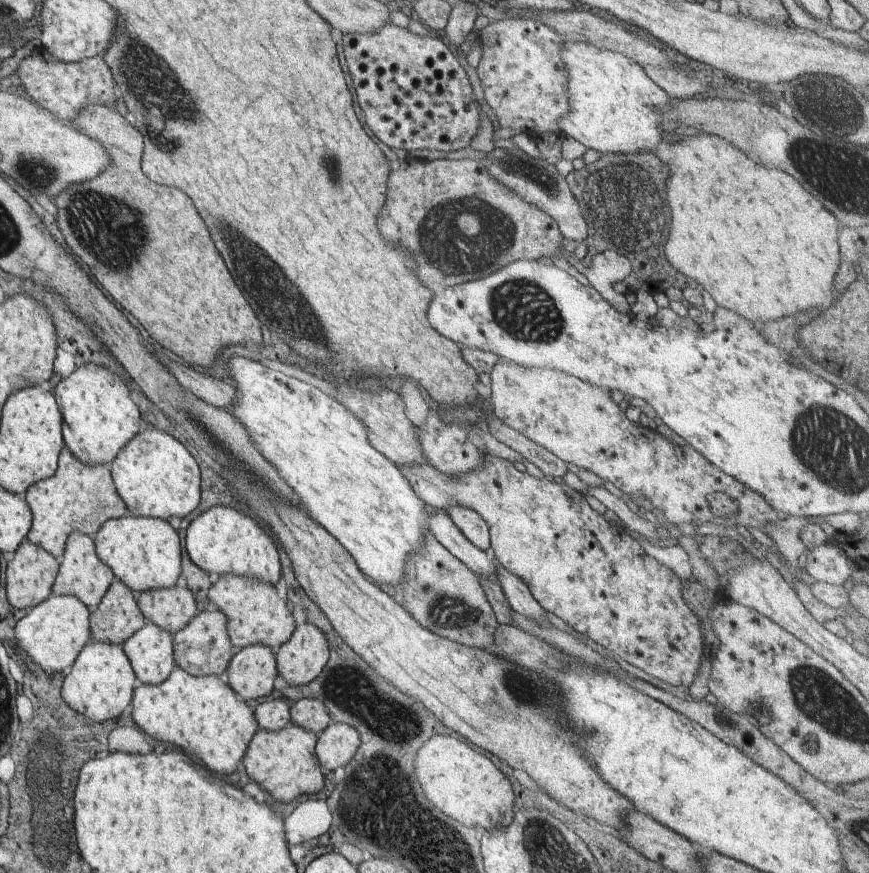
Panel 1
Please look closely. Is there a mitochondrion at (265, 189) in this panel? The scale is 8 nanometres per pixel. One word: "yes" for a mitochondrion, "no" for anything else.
no

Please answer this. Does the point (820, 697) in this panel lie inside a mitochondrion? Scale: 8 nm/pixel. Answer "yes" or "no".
yes

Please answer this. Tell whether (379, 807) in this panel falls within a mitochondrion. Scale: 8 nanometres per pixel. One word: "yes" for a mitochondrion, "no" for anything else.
yes

